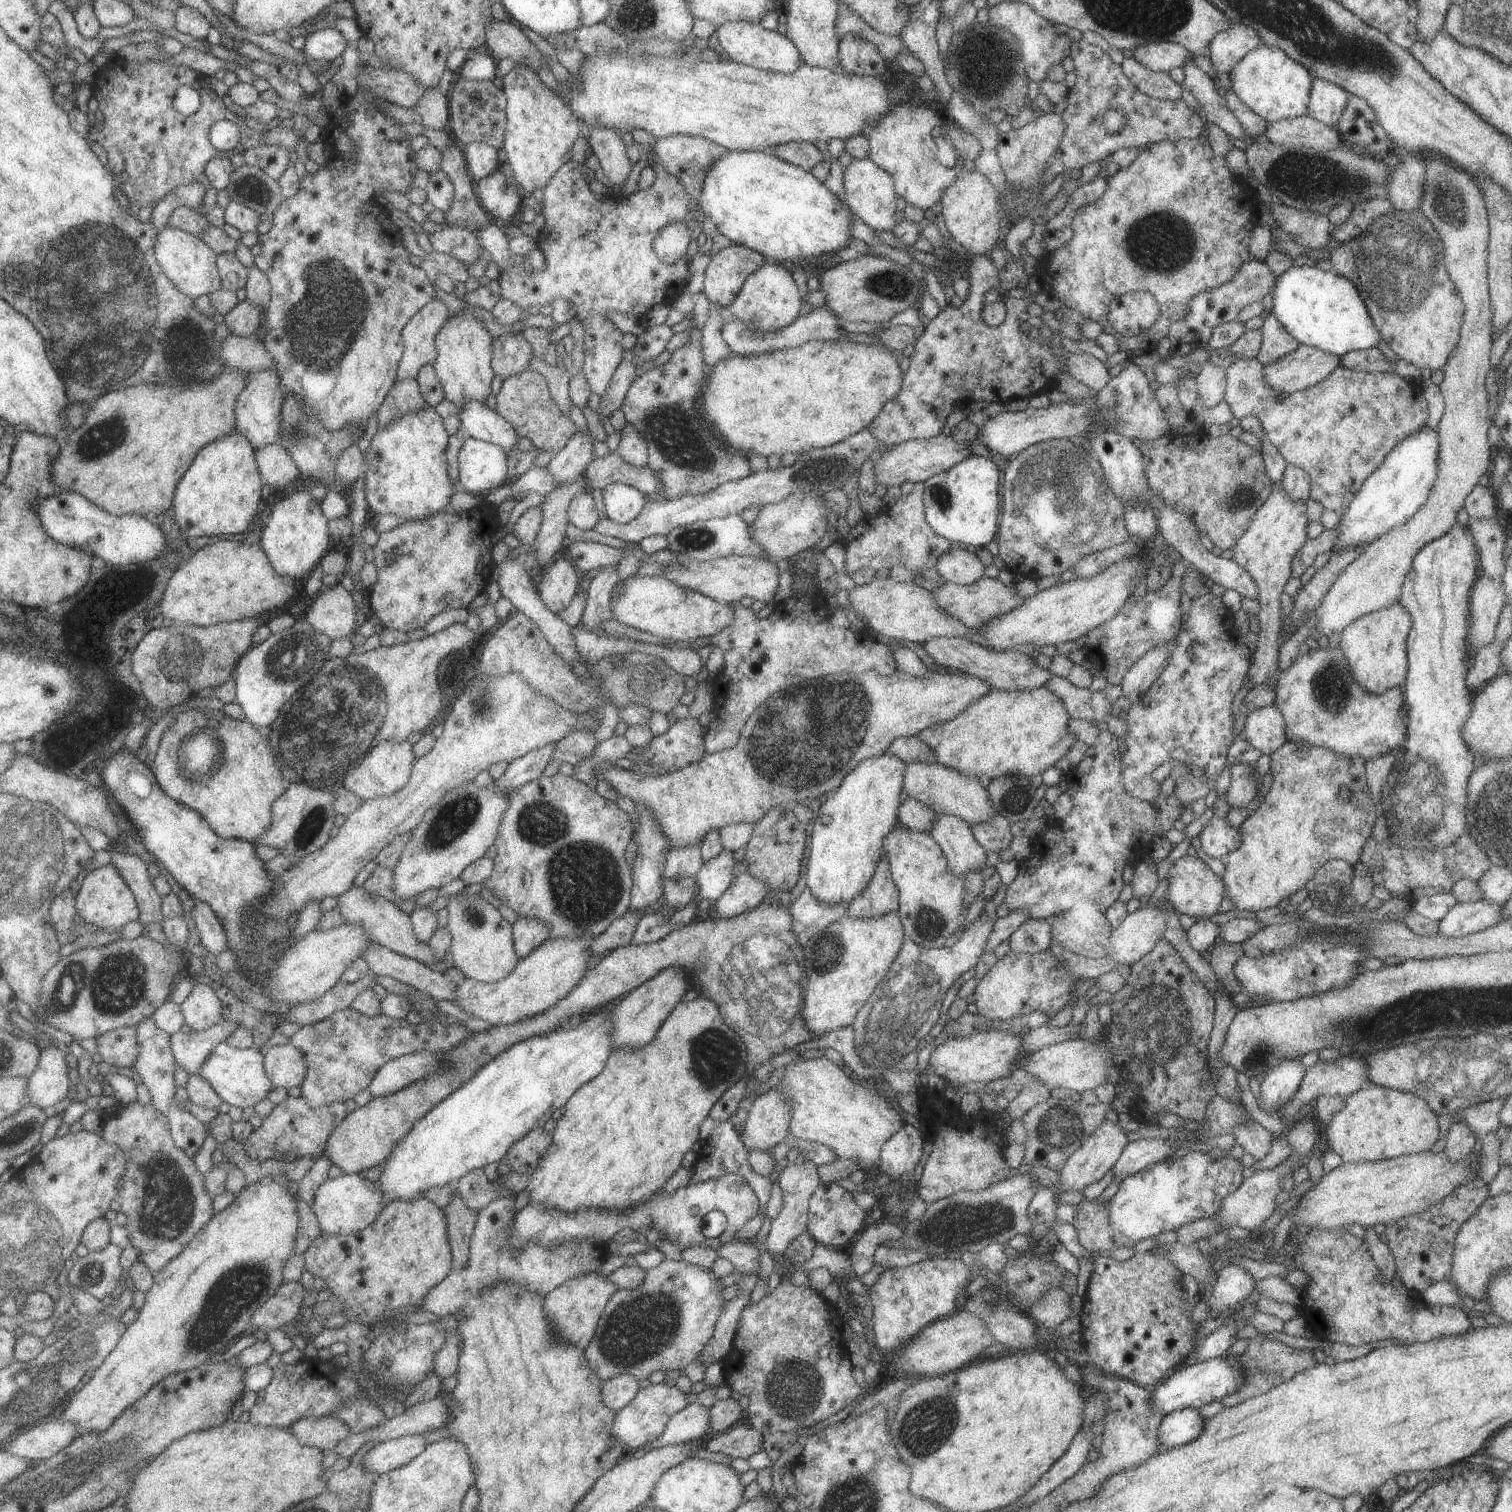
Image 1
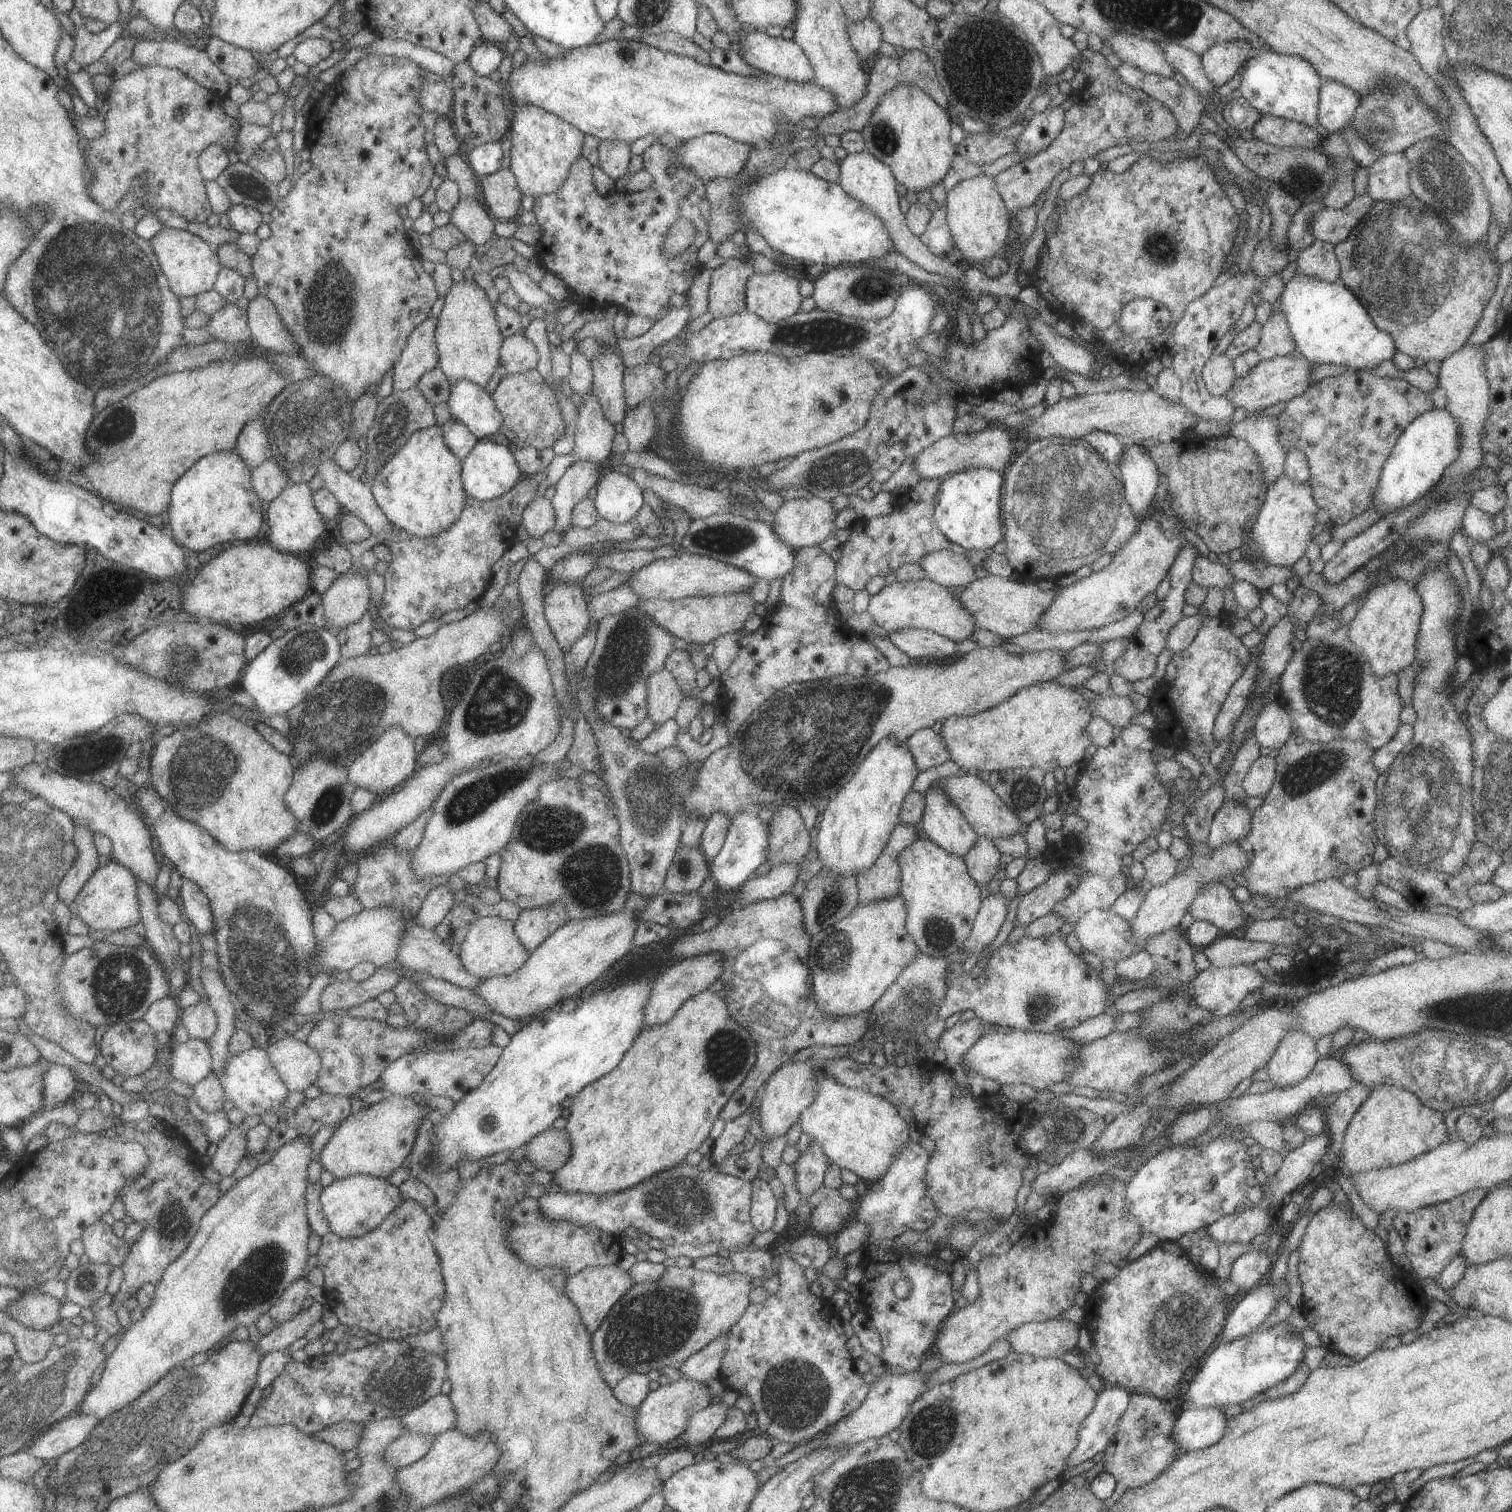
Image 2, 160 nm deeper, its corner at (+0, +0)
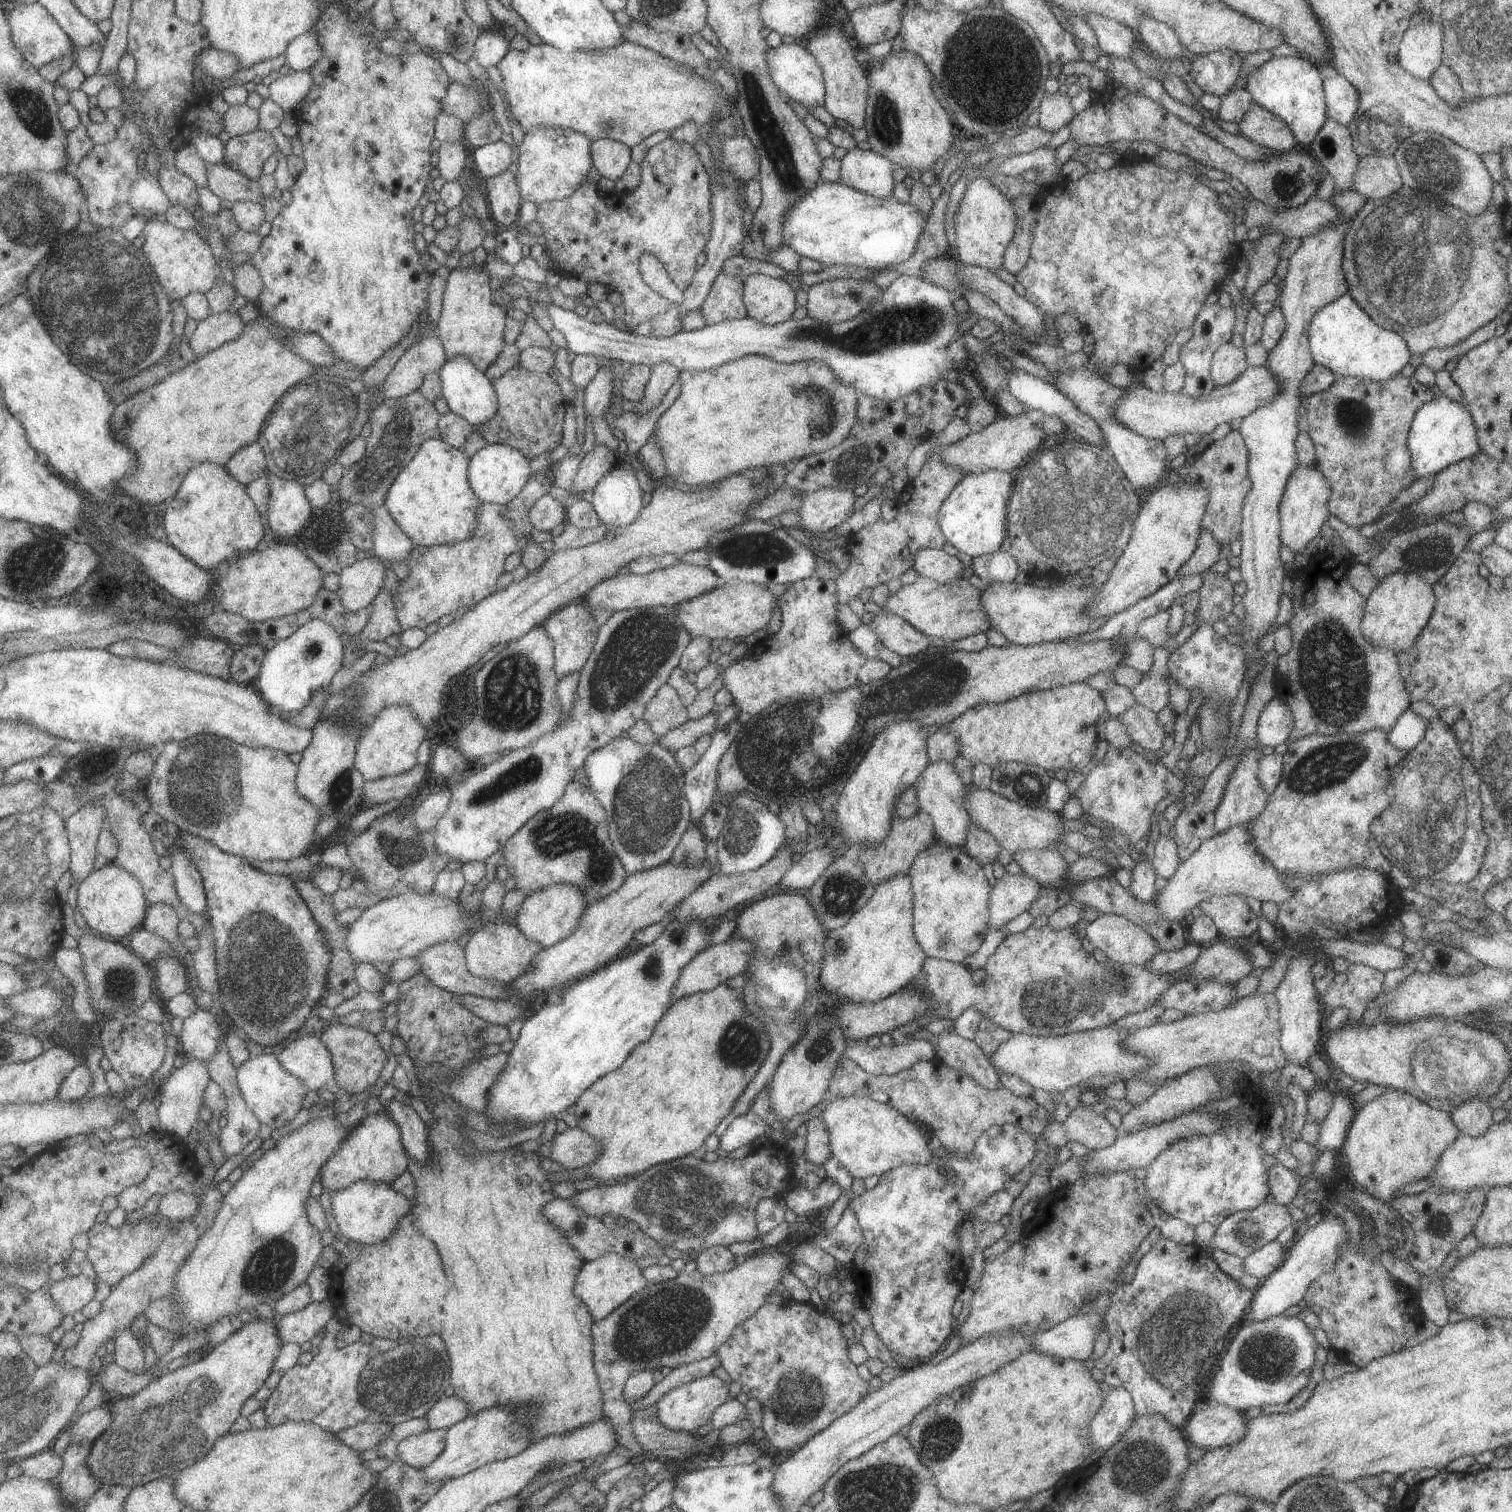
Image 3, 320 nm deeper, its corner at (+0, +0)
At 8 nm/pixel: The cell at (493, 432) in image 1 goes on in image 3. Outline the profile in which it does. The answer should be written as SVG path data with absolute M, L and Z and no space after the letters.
M456 355L447 359L439 370L439 375L442 381L443 397L448 403L449 410L465 418L474 430L496 414L499 404L492 381L488 379L484 371L477 369L467 356Z

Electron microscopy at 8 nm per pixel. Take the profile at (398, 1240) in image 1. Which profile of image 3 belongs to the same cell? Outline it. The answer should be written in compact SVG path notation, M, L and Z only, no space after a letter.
M411 1212L400 1219L398 1228L382 1244L367 1245L340 1233L332 1245L340 1256L330 1269L332 1290L328 1299L344 1325L356 1324L361 1332L381 1339L439 1334L440 1310L450 1283L437 1246L420 1234Z

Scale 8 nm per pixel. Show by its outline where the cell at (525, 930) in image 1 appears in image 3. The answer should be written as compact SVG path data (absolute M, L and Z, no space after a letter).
M570 883L551 884L531 892L521 904L517 927L530 939L543 947L551 947L568 938L578 927L580 917L587 910L588 902L580 888Z

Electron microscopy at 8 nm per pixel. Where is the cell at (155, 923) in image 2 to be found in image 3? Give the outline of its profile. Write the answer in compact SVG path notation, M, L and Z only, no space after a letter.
M178 956L159 960L153 965L159 998L165 1003L182 992L191 992L189 970L184 959Z

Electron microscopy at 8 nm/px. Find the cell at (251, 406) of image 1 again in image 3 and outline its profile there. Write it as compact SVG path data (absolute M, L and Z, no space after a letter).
M258 443L245 446L227 464L226 468L248 486L269 472L269 460L264 447Z

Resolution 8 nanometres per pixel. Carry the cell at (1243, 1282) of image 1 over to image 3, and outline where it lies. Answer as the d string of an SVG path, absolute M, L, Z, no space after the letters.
M1274 1240L1255 1250L1244 1259L1244 1268L1248 1275L1265 1280L1282 1265L1288 1251L1288 1246Z

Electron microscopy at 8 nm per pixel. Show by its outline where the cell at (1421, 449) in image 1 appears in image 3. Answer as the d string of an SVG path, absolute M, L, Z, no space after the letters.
M1446 395L1435 396L1416 411L1407 440L1415 480L1426 475L1435 476L1447 466L1476 454L1481 450L1477 438L1477 428L1469 409Z

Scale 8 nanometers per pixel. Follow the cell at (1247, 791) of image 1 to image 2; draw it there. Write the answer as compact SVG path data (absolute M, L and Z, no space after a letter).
M1271 755L1259 757L1251 766L1242 784L1248 797L1265 797L1275 783L1277 760Z

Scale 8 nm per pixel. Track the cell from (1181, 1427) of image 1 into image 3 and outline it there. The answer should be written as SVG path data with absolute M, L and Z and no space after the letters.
M1206 1402L1202 1410L1190 1415L1183 1432L1190 1445L1198 1448L1231 1447L1245 1437L1249 1420L1244 1411Z

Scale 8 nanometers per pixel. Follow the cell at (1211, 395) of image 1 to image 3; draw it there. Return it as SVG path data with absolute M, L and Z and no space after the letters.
M1232 341L1216 349L1211 362L1211 375L1216 386L1234 382L1250 365L1245 349L1236 347Z

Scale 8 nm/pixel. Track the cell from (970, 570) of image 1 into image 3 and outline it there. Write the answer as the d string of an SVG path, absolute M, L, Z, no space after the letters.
M922 549L915 554L913 568L920 577L934 579L940 584L948 582L959 583L964 565L955 556L943 549Z

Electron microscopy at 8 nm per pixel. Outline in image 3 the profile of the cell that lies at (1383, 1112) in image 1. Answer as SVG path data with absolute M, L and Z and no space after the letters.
M1389 1088L1382 1096L1357 1108L1342 1152L1348 1158L1348 1166L1356 1186L1390 1205L1394 1192L1412 1182L1427 1178L1444 1150L1461 1134L1453 1118L1446 1111L1436 1110L1406 1091Z

